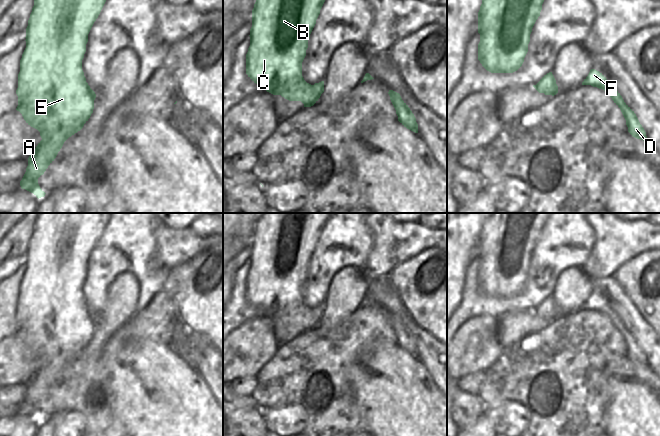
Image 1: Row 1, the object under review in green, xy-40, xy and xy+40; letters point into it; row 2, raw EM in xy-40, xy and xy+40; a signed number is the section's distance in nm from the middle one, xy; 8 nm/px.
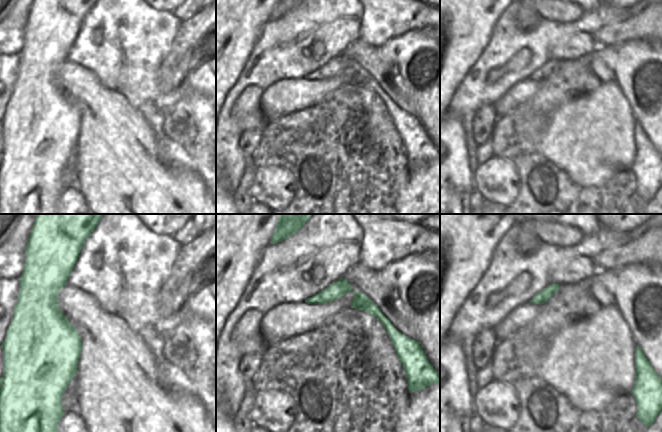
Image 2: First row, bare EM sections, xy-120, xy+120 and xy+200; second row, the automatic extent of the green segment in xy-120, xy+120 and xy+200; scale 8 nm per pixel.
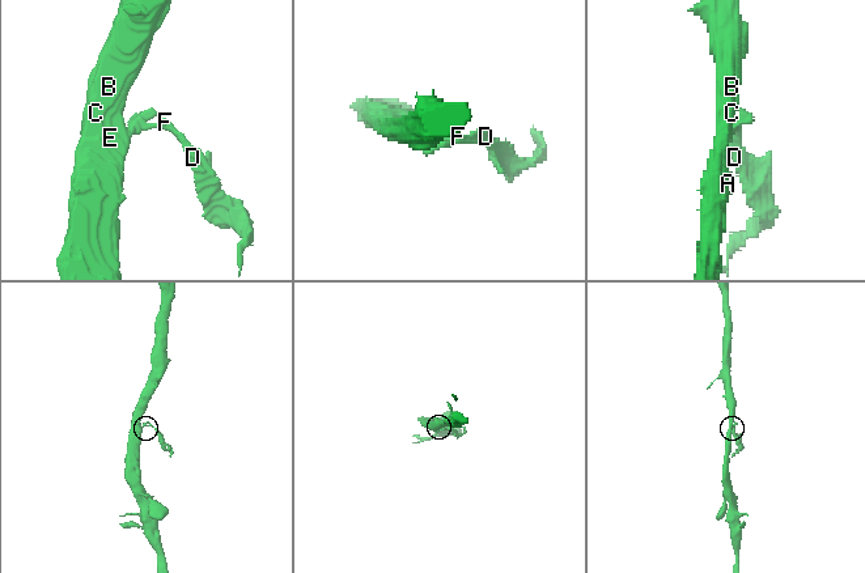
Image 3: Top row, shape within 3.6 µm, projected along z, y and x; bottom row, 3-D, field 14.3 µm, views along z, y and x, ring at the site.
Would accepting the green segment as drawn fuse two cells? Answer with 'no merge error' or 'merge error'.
merge error

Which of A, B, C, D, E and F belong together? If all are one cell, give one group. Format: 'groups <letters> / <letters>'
groups A B C E / D F

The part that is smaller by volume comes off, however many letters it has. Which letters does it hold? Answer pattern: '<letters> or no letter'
D, F.

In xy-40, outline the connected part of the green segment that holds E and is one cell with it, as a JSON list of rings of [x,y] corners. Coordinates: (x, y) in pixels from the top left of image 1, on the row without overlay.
[[[40,213],[34,224],[26,252],[26,272],[20,284],[16,334],[22,338],[28,349],[40,356],[42,362],[30,378],[26,396],[20,405],[21,412],[33,417],[38,423],[46,418],[40,412],[38,402],[54,385],[64,366],[80,355],[93,337],[96,318],[86,306],[82,284],[86,276],[88,258],[109,218],[110,213]]]

